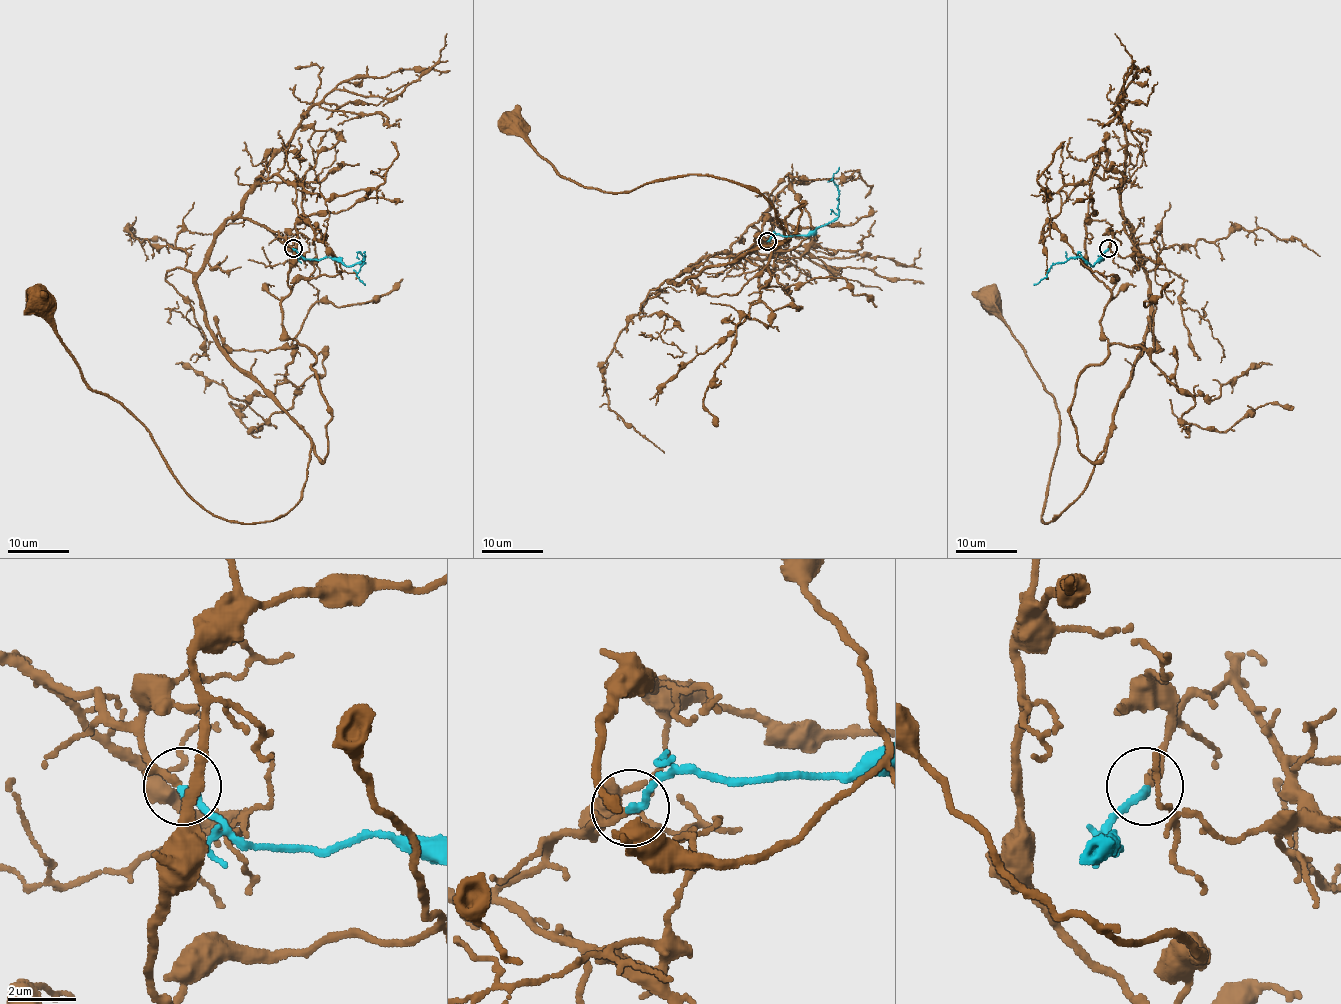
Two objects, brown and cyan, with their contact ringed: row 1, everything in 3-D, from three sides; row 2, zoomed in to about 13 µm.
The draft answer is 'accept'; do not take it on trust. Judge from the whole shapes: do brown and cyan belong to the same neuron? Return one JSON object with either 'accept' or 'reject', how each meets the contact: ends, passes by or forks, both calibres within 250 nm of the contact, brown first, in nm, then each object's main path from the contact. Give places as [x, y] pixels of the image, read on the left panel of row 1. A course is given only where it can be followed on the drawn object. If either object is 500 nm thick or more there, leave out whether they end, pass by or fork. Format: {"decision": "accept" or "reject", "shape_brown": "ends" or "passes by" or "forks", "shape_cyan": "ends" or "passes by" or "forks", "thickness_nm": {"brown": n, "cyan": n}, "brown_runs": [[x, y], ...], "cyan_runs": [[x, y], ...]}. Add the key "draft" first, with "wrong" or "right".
{"draft": "right", "decision": "accept", "shape_brown": "passes by", "shape_cyan": "ends", "thickness_nm": {"brown": 140, "cyan": 260}, "brown_runs": [[293, 248], [230, 218], [196, 281], [214, 342], [311, 443], [270, 521], [206, 512], [40, 295]], "cyan_runs": [[293, 248], [307, 259], [337, 258], [347, 265], [364, 258], [365, 262], [357, 276], [365, 285]]}

